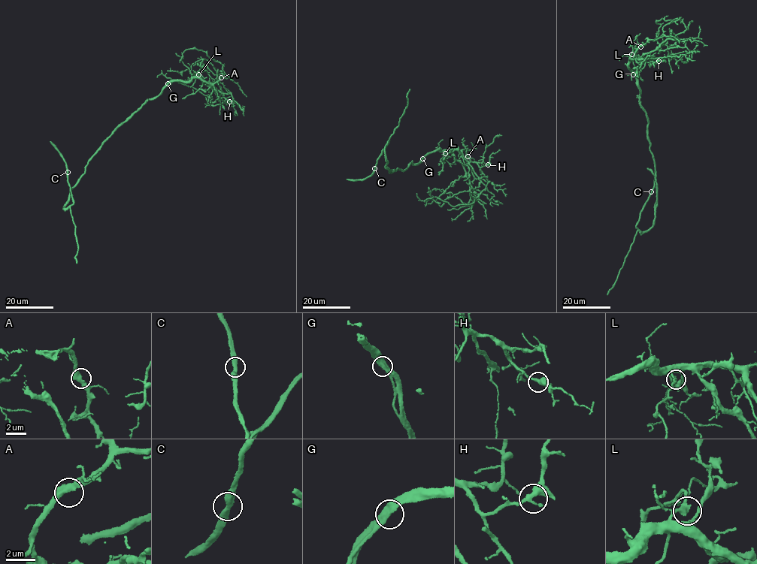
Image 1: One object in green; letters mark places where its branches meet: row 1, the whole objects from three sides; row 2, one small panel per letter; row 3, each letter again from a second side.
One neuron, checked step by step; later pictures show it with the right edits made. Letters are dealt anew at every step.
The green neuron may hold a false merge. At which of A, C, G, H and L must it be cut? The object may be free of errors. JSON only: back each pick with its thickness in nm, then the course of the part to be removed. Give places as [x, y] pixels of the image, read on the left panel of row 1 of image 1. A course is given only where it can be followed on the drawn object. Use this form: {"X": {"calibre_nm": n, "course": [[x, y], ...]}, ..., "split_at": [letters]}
{"split_at": []}

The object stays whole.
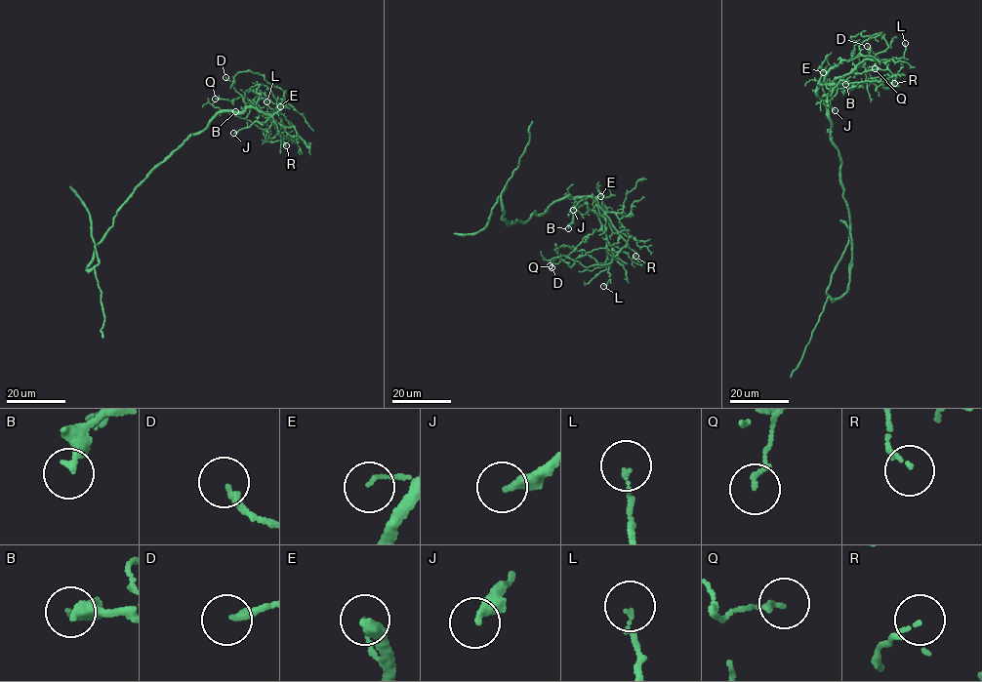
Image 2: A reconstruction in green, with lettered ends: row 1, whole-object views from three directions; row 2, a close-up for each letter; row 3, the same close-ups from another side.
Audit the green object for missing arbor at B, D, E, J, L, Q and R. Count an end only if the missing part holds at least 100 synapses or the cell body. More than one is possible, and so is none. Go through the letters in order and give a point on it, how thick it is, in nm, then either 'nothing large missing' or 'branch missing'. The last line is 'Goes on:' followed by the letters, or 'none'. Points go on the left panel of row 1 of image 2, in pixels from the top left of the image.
B: (235, 111) | 320 nm | nothing large missing
D: (225, 77) | 180 nm | nothing large missing
E: (280, 106) | 90 nm | nothing large missing
J: (233, 133) | 340 nm | nothing large missing
L: (266, 101) | 110 nm | nothing large missing
Q: (215, 99) | 140 nm | nothing large missing
R: (286, 145) | 100 nm | nothing large missing
Goes on: none

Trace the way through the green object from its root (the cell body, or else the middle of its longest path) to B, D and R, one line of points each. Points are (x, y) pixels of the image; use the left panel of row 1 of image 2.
B: (176, 150), (192, 135), (198, 134), (219, 112), (241, 112), (253, 99), (245, 104), (242, 111), (235, 111)
D: (176, 150), (219, 112), (242, 112), (251, 107), (271, 114), (262, 115), (258, 104), (243, 100), (225, 77)
R: (176, 150), (219, 112), (242, 112), (251, 107), (268, 113), (274, 127), (291, 139), (285, 139), (286, 145)

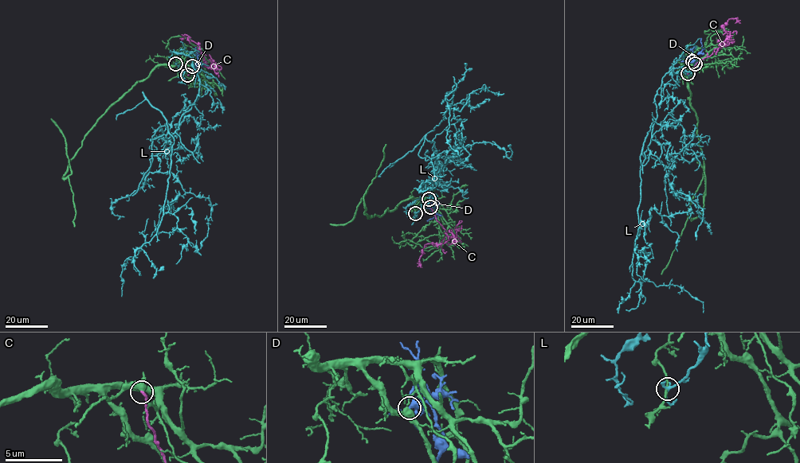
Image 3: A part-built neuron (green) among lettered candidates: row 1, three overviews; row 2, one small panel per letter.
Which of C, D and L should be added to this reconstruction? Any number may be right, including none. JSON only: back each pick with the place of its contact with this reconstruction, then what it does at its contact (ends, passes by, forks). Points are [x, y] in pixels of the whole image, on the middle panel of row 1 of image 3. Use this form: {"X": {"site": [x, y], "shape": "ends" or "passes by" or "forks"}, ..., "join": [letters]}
{"join": []}

